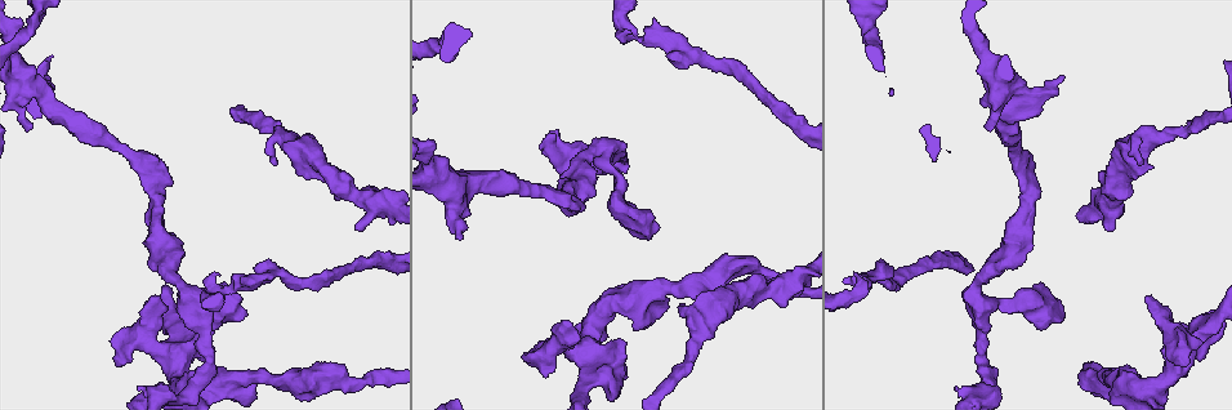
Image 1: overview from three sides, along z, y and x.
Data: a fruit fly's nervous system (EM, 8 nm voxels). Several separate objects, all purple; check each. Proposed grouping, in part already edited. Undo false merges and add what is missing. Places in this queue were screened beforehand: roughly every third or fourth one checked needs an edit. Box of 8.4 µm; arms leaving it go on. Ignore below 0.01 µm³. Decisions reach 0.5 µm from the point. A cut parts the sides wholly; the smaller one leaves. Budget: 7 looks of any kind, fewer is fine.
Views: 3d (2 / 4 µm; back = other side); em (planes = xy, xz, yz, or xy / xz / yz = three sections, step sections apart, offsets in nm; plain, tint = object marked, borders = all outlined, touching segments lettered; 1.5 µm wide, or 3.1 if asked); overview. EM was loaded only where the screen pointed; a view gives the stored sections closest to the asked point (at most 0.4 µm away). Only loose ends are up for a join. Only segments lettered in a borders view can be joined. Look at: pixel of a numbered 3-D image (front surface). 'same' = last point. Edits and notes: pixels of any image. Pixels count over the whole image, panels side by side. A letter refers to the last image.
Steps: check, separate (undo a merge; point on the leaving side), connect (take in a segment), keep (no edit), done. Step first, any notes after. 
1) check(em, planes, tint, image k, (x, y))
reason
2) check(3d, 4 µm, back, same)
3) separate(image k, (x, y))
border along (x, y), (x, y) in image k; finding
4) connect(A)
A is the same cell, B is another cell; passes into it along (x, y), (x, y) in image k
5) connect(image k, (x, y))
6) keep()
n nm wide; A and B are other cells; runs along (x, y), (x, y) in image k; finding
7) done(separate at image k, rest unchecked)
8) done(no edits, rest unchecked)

check(3d, 2 µm, back, image 1, (620, 341))
free end

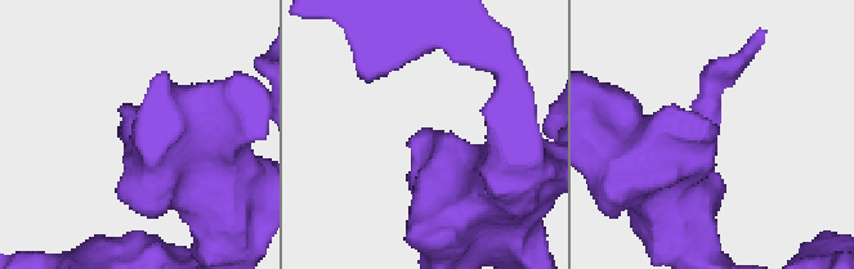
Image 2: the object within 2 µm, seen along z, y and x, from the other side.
check(em, planes, borders, image 2, (716, 124))

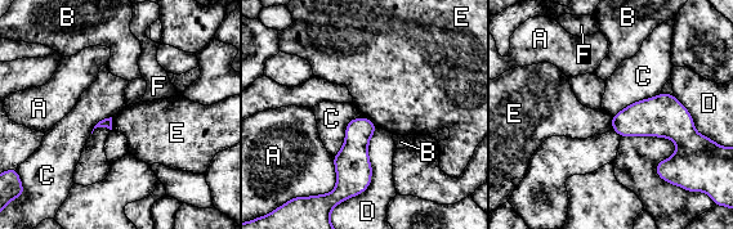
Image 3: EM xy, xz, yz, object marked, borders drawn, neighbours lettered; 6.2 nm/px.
keep()
A, B, C, D, E and F are other cells; border along (363, 116), (349, 121), (334, 156) in image 3; none of them fits

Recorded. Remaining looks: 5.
check(em, xz, step 4, borders, image 1, (274, 161))
free end

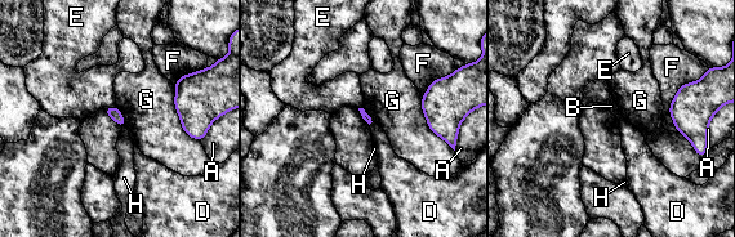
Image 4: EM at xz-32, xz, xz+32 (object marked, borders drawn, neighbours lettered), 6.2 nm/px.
check(em, planes, borders, same)

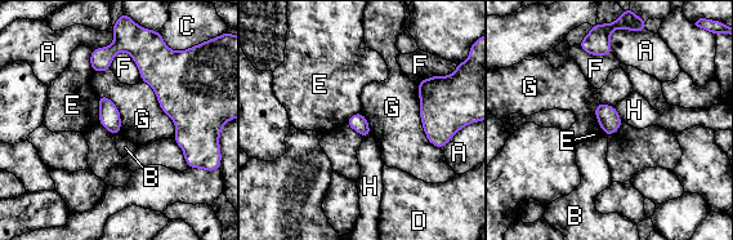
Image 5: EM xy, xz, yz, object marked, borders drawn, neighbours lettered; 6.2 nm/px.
keep()
G touches over 420 nm; A, B, C, D, E, F, G and H are other cells; no lettered segment goes on from it

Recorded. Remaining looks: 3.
check(3d, 4 µm, image 1, (46, 77))
free end

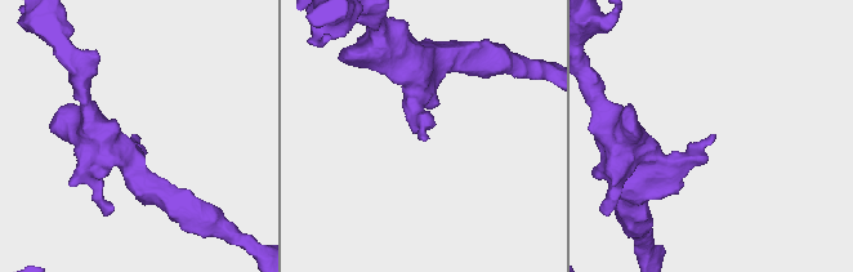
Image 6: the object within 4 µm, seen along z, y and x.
check(em, xz, step 4, borders, image 6, (134, 137))

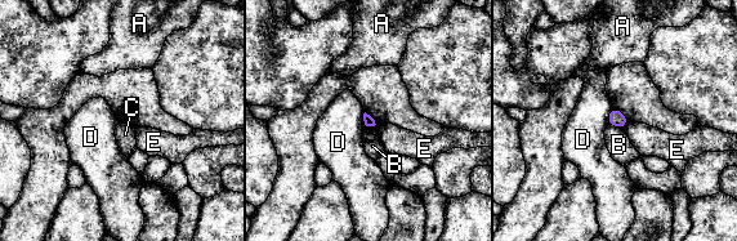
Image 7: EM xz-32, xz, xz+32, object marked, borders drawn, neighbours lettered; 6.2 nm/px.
keep()
A, B, C, D and E are other cells; border along (610, 124), (622, 129) in image 7; no lettered segment goes on from it

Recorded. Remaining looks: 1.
done(no edits, rest unchecked)

